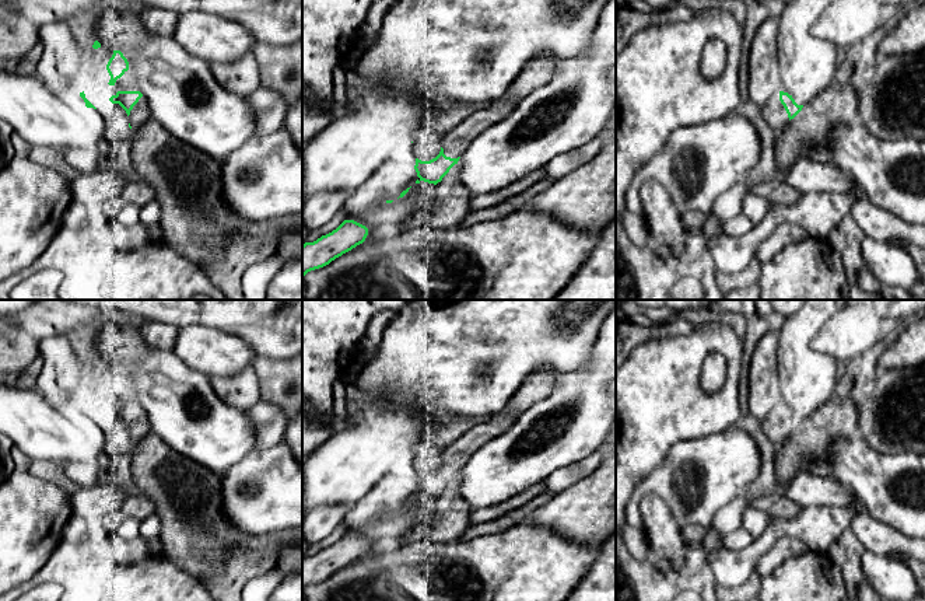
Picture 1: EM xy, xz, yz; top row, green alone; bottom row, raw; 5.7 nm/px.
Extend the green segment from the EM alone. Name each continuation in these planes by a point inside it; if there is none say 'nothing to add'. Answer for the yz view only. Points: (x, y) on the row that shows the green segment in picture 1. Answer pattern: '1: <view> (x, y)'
1: yz (774, 114)

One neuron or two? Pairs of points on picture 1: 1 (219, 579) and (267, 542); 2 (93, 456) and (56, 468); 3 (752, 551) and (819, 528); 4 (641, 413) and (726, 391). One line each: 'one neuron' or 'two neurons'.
1: one neuron
2: two neurons
3: one neuron
4: one neuron

